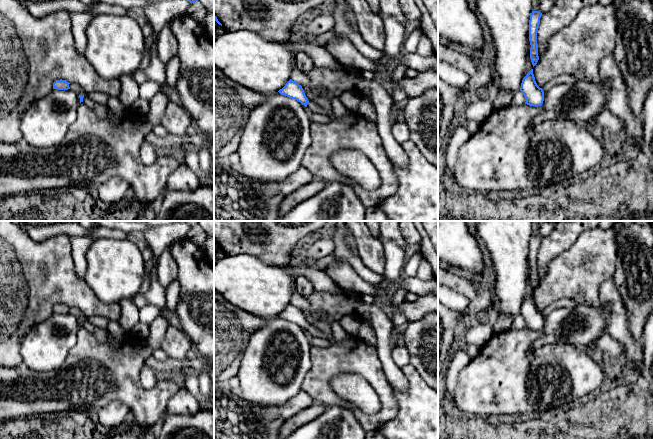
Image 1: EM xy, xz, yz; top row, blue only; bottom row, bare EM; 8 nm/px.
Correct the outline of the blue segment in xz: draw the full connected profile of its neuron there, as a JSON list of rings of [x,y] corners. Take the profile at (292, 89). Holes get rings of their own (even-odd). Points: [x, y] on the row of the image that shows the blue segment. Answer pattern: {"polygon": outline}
{"polygon": [[[291,79],[278,92],[281,95],[297,100],[302,105],[304,105],[307,109],[309,109],[311,112],[315,112],[318,114],[327,114],[326,109],[315,104],[313,101],[309,102],[304,93],[302,86]]]}

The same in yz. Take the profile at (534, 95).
{"polygon": [[[533,69],[523,78],[520,91],[525,97],[525,104],[530,106],[541,106],[544,101],[544,91],[540,88],[533,74]]]}

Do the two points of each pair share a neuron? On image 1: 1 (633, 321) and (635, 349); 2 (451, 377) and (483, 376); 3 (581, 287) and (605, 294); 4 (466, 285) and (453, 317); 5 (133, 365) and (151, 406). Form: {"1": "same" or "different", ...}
{"1": "different", "2": "different", "3": "different", "4": "same", "5": "same"}

